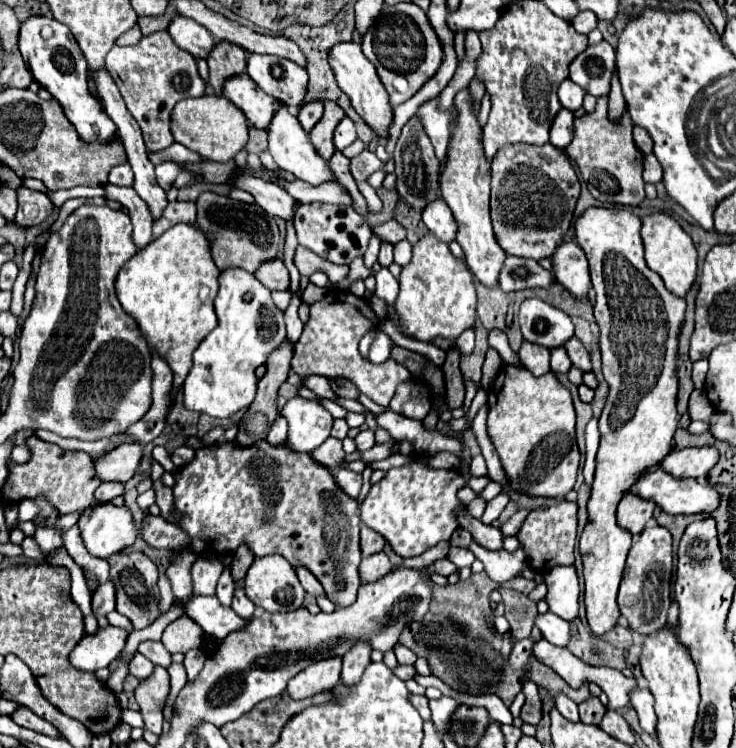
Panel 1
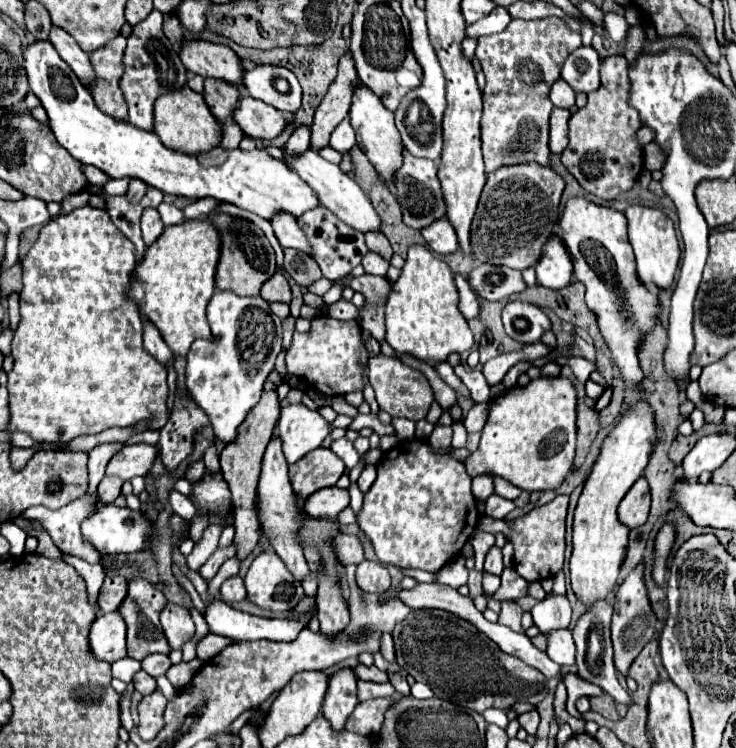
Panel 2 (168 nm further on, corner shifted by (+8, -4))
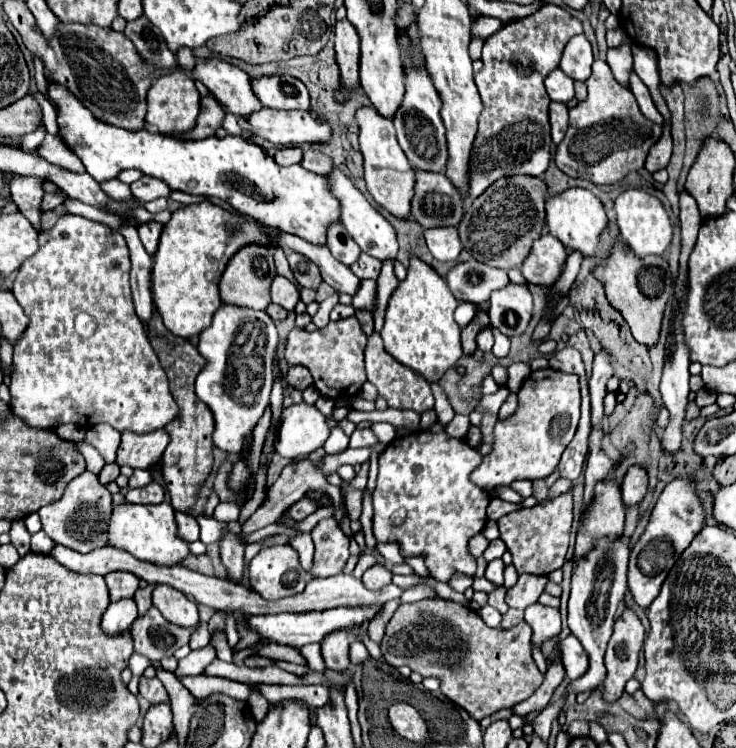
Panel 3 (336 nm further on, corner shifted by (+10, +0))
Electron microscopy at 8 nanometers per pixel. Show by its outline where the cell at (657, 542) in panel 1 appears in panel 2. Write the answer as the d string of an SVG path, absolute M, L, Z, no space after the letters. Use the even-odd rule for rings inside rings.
M638 563L638 567L628 575L628 579L620 585L616 599L614 599L614 617L612 617L612 643L614 643L614 667L618 669L618 673L628 675L628 669L632 665L632 661L638 657L638 653L642 651L642 647L652 639L654 635L654 625L656 625L656 617L652 613L648 595L646 595L646 587L642 581L642 563Z

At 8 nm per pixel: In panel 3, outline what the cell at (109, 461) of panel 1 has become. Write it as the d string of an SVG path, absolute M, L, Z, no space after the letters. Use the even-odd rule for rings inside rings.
M164 429L138 435L138 433L122 433L122 443L118 447L118 457L116 463L128 465L132 469L150 469L156 465L170 443L168 433Z

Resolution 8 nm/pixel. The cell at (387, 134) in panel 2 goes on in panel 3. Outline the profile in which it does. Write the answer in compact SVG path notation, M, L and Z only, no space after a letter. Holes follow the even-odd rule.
M364 105L356 111L356 123L360 127L360 149L364 155L364 179L370 195L378 205L388 209L396 217L408 217L410 197L414 195L414 169L406 161L402 147L396 141L394 125L390 119L376 113L372 105Z

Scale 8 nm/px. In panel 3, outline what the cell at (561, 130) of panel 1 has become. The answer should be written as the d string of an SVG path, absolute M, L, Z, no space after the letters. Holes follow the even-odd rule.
M550 103L550 125L552 125L552 141L558 145L568 129L568 107L564 103Z

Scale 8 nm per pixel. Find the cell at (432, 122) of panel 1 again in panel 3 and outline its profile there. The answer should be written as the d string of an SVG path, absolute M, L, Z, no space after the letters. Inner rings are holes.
M412 21L406 27L406 39L410 41L408 51L404 53L404 61L406 61L406 95L394 115L394 127L396 127L396 137L400 147L404 149L410 165L414 169L426 169L426 171L444 171L446 169L446 159L448 159L448 151L446 151L446 137L444 137L444 125L440 119L440 93L432 83L432 77L426 69L424 63L416 63L416 57L422 53L422 45L420 45L420 31L418 31L418 23Z

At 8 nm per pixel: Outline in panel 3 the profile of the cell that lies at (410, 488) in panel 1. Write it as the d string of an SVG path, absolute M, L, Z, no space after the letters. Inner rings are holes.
M418 431L394 439L378 457L378 479L374 489L372 531L378 543L398 543L402 557L424 557L430 575L438 581L448 581L454 571L474 575L476 559L468 553L468 539L480 533L486 525L488 493L470 481L470 473L478 467L482 455L466 441L442 433Z

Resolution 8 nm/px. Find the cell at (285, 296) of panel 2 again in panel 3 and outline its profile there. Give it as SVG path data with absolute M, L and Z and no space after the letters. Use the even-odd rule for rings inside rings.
M276 275L274 281L272 281L272 287L270 287L270 295L272 295L272 303L278 303L282 305L286 311L292 311L300 299L296 287L292 281L288 281L286 277L282 275Z

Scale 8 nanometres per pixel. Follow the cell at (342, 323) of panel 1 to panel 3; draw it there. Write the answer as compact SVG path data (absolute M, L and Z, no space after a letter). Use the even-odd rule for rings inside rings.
M348 317L340 321L330 321L326 327L312 333L298 327L292 329L286 339L286 361L288 365L304 365L312 373L314 387L320 395L330 399L348 399L354 397L366 383L364 347L366 335L362 333L358 319Z

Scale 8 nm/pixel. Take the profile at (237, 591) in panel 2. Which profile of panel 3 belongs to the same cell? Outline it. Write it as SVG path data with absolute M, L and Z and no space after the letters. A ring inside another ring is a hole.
M228 533L222 537L220 541L220 555L222 555L222 563L226 565L228 577L232 581L242 583L242 575L244 575L244 545L238 541L236 535Z

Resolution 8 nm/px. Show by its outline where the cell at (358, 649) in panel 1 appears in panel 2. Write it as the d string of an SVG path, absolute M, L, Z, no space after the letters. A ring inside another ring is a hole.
M340 669L328 681L326 699L322 705L322 717L332 725L332 729L342 731L348 717L356 707L356 677L352 669Z

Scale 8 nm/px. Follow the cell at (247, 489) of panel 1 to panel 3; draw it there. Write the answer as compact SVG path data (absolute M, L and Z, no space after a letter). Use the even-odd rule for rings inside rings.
M338 629L336 633L328 633L322 641L322 657L328 669L346 671L350 667L348 659L348 645L350 633L346 629Z

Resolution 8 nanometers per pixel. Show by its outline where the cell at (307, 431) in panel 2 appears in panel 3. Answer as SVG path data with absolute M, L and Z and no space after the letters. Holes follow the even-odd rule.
M298 403L282 409L276 453L288 459L302 459L320 449L328 439L330 429L326 417L308 403Z

